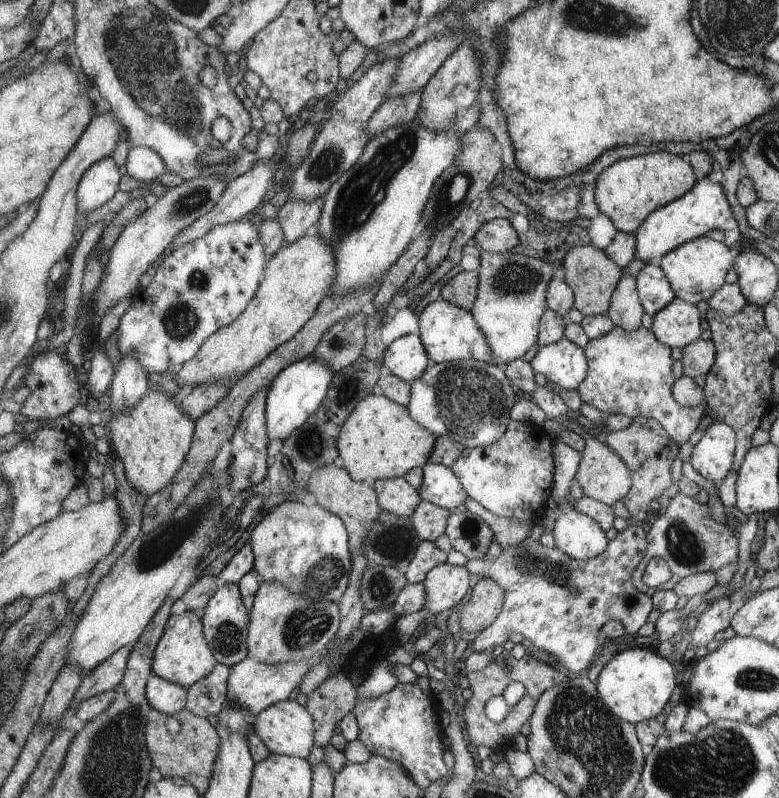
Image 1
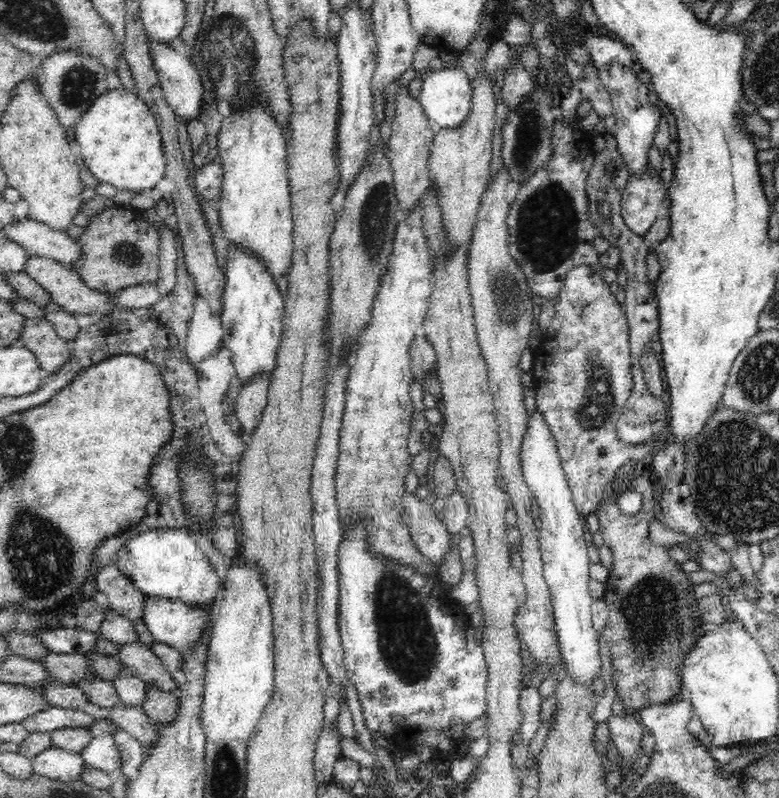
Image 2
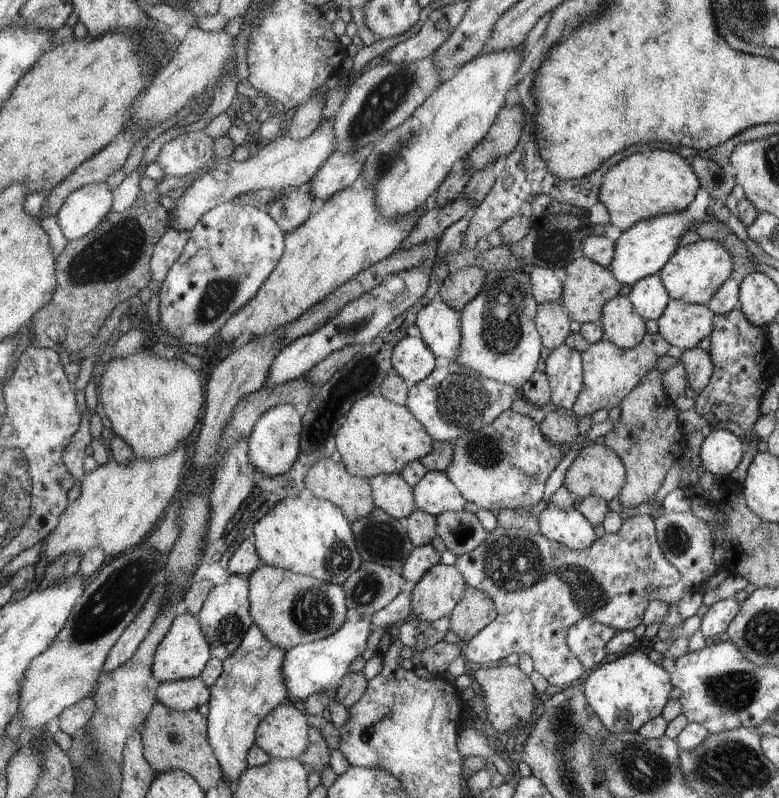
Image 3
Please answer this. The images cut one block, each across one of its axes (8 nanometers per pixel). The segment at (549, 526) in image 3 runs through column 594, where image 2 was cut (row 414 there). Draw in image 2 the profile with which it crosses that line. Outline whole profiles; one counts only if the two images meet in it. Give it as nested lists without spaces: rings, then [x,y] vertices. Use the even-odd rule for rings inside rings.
[[[542,411],[534,412],[530,420],[525,418],[524,438],[521,439],[519,460],[522,478],[542,508],[542,526],[539,530],[539,545],[543,560],[543,573],[550,589],[553,619],[557,642],[566,672],[572,678],[598,678],[602,658],[592,625],[589,591],[588,542],[584,540],[586,520],[576,511],[556,446],[555,435],[547,425]]]

